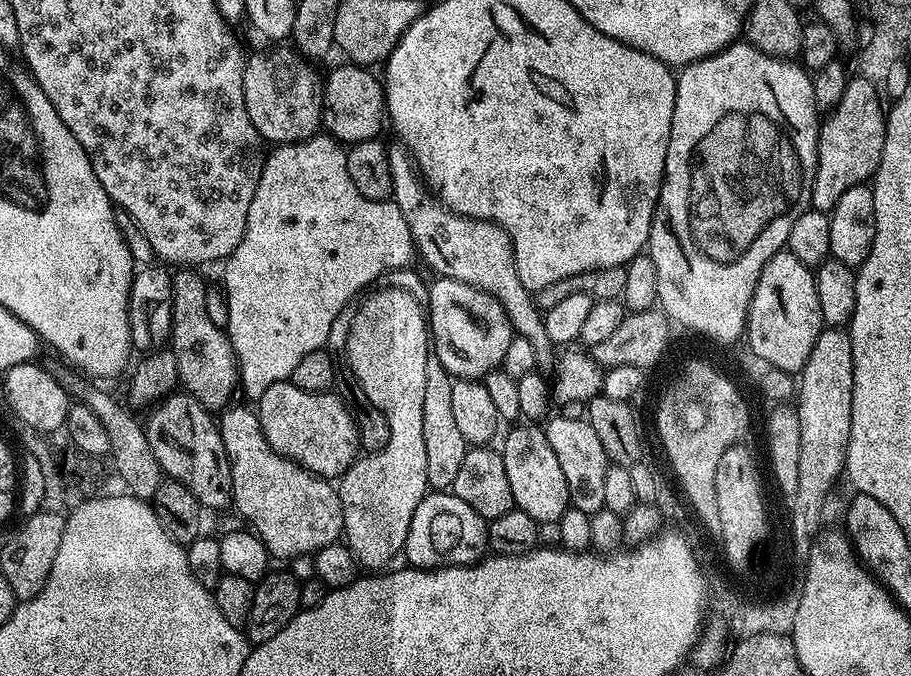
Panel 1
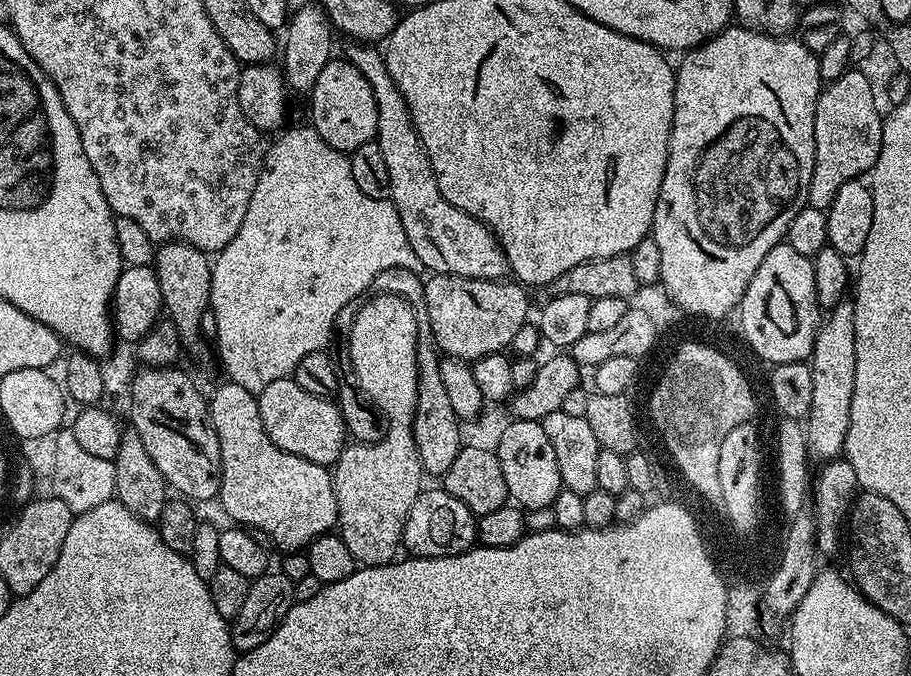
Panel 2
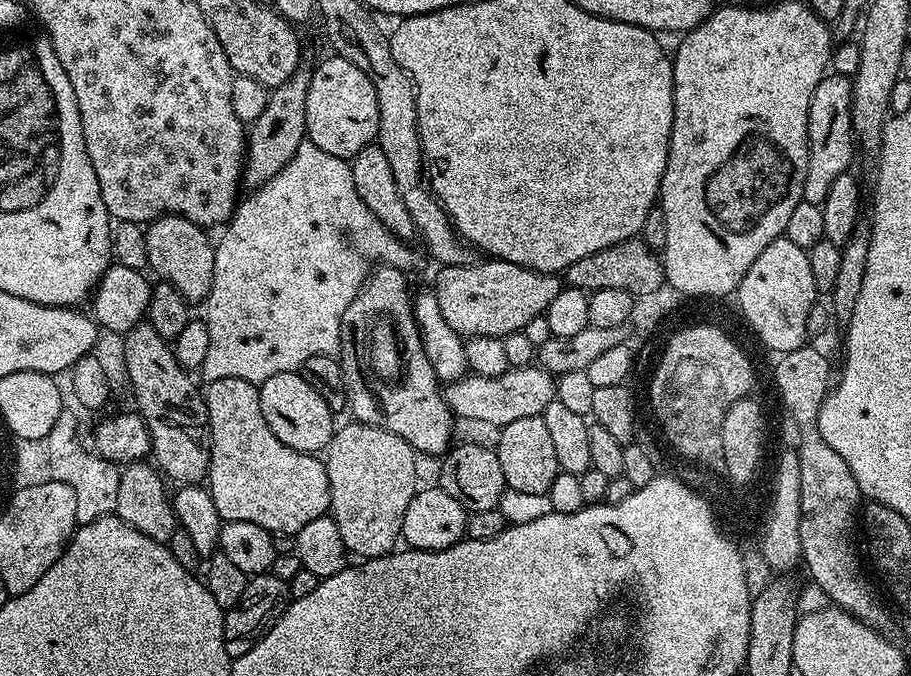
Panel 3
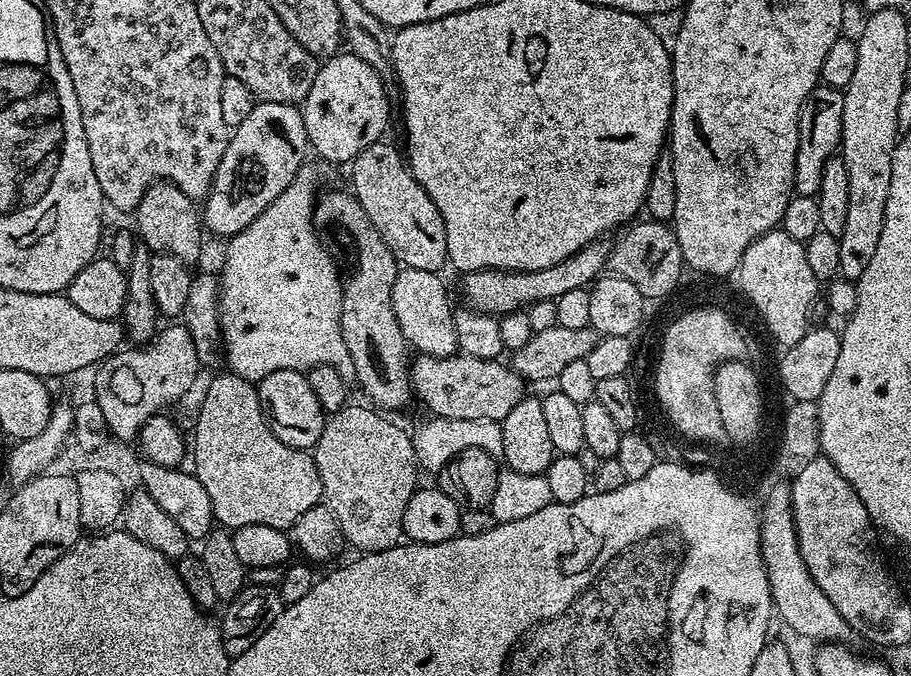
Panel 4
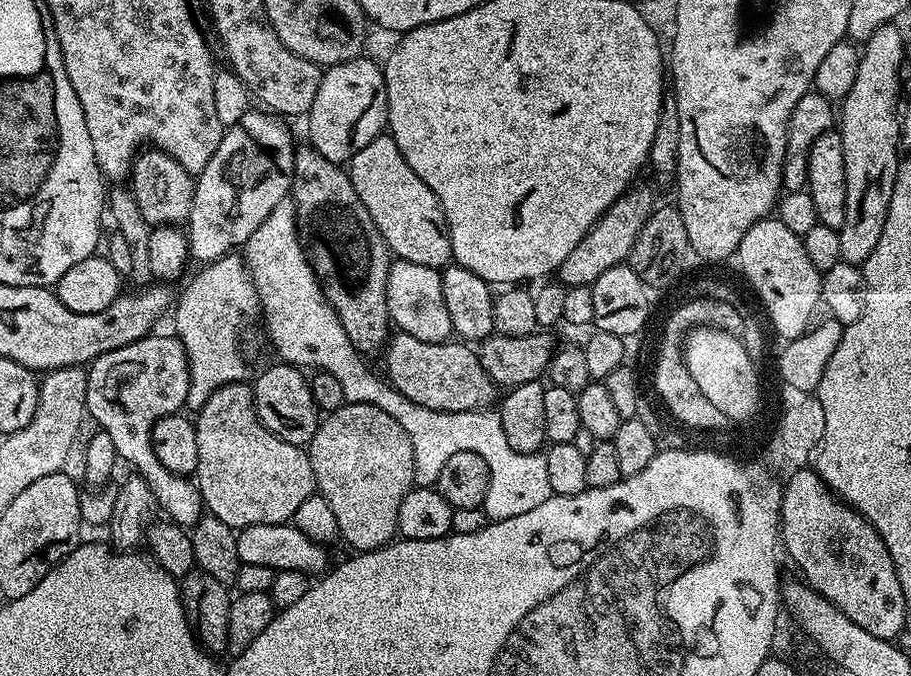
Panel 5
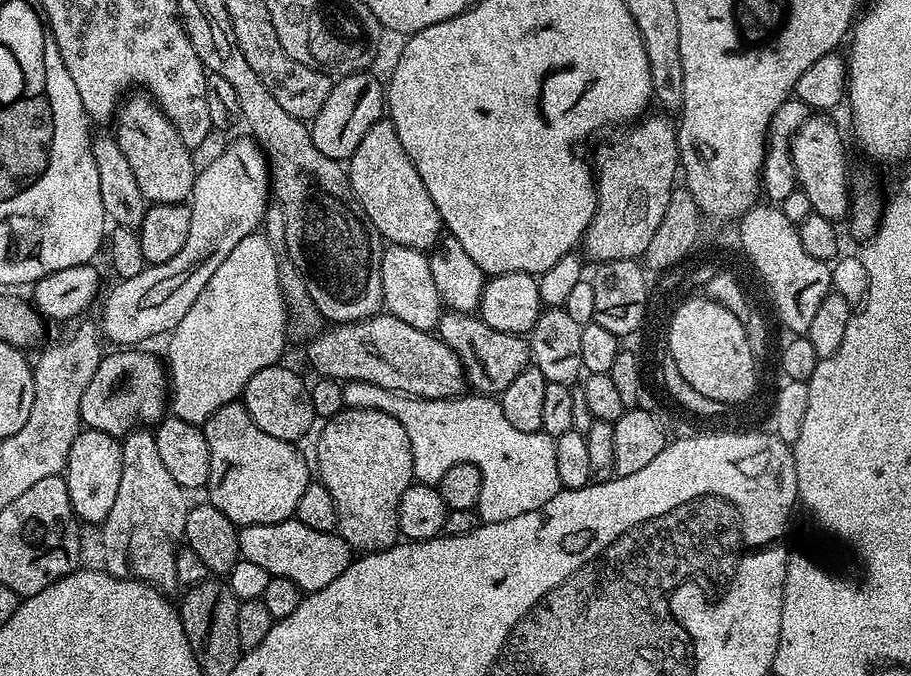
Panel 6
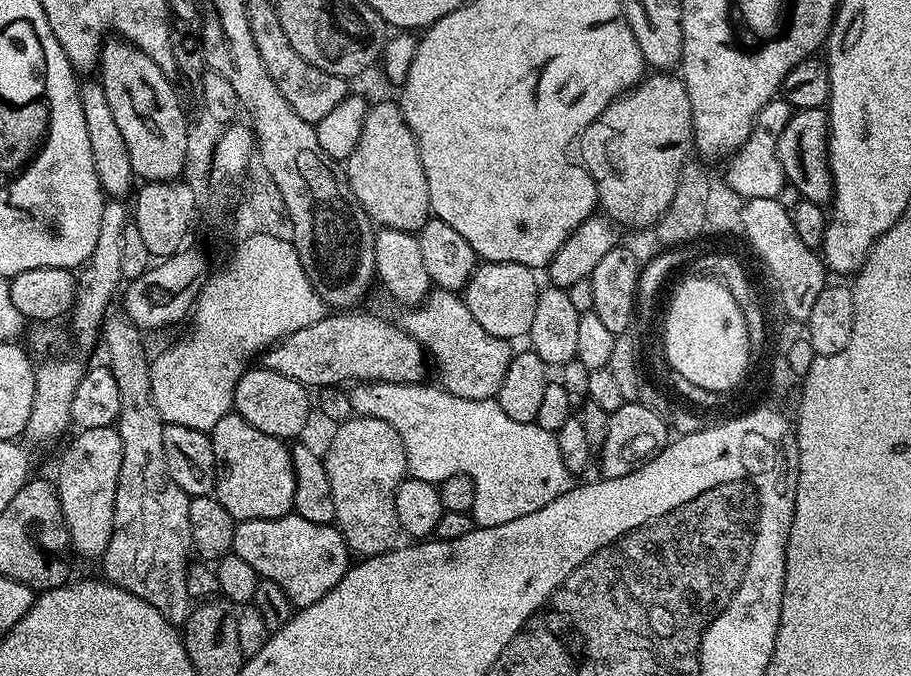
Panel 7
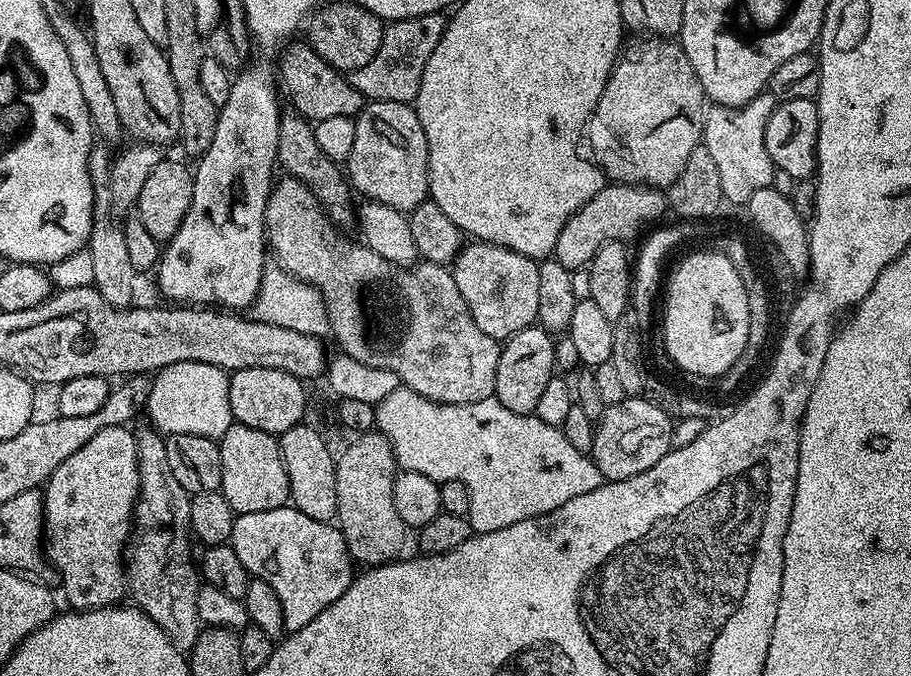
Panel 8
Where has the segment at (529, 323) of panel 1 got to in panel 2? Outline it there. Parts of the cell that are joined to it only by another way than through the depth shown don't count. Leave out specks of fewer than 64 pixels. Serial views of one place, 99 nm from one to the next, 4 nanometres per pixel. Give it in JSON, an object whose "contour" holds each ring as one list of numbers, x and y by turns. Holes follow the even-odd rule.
{"contour":[[352,42,347,45,346,58,370,82,370,90,374,90,374,106,378,106,378,126,376,127,375,144,382,150,382,159,386,162,386,174,390,174,390,199,398,210,398,218,402,218,402,230,406,230,406,238,410,246,414,246,414,254,418,254,421,269,438,276,461,276,462,278,478,278,479,280,503,280,509,271,508,260,496,236,482,221,450,206,446,198,442,198,442,190,438,190,438,182,434,170,430,166,430,158,418,138,416,128,412,124,412,115,406,106,406,98,398,90,394,78,390,78,390,70,384,61,384,53,379,47]]}

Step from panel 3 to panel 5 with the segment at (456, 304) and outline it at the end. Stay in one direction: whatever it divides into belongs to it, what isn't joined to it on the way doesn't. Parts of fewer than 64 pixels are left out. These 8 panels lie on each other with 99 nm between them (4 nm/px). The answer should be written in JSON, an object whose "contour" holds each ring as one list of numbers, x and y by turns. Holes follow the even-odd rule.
{"contour":[[637,183,628,191,622,193,608,207,608,211,600,217,600,221,584,235,582,242,578,242,578,246,574,246,574,250,570,250,570,254,566,254,566,262,562,262,558,269,559,283,568,288,582,286,583,284,591,286,598,278,602,278,602,274,606,274,606,270,627,261,642,226,654,211,654,203,652,204,653,189,651,187,648,189,646,185,639,184]]}

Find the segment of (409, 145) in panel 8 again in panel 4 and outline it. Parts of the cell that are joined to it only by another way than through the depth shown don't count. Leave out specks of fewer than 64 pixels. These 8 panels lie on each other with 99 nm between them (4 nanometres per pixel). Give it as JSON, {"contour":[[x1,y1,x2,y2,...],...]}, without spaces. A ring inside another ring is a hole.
{"contour":[[377,142,366,146,350,162,352,185,350,191,356,201,366,210,366,218,374,222,374,230,382,234,382,242,396,255,403,267,414,270,440,272,448,264,446,246,446,226,438,206,422,190,422,186,412,177,405,157,392,144],[443,266,443,267,442,267]]}

